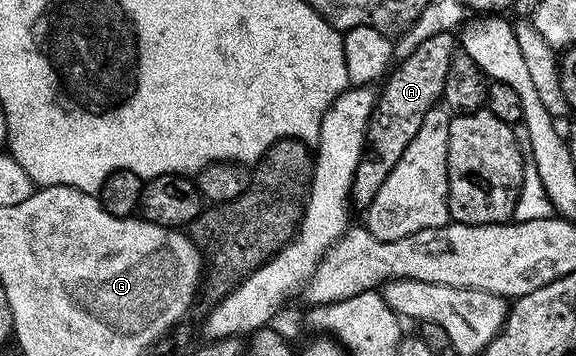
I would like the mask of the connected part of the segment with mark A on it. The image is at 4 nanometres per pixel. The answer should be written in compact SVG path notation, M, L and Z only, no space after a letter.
M454 32L432 34L432 38L424 38L408 58L401 60L381 85L382 92L380 88L374 101L374 113L366 127L366 146L352 178L350 198L355 209L366 210L369 207L388 174L403 157L404 150L411 145L412 138L419 133L427 113L440 104L448 62L455 51Z

